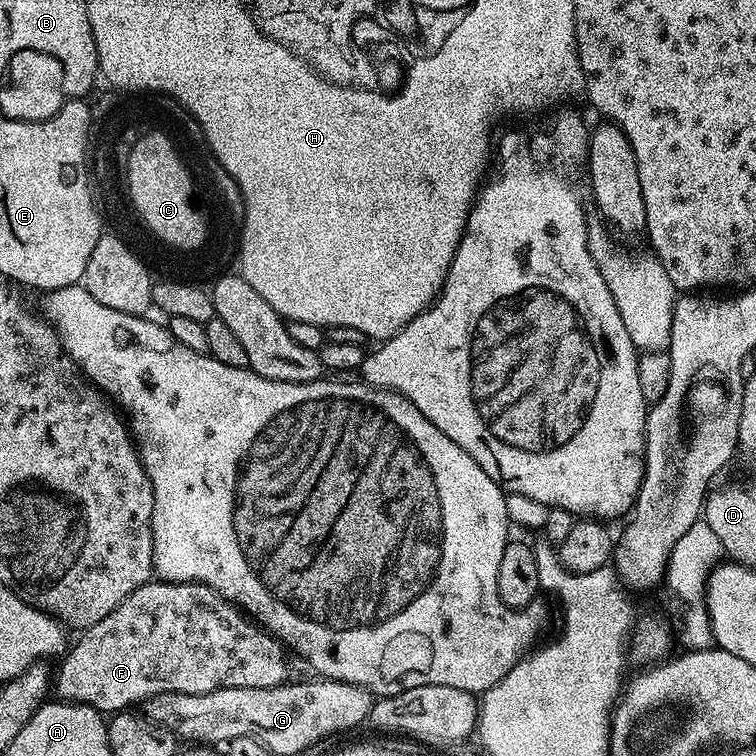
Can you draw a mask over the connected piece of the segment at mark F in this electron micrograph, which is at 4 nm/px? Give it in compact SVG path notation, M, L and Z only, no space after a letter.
M153 579L144 584L130 598L126 598L102 622L94 622L94 626L83 629L75 637L74 643L69 647L66 653L66 661L60 669L54 672L54 692L57 692L61 701L69 704L85 704L94 710L105 714L115 714L131 709L133 706L143 705L145 700L154 698L158 694L210 694L210 690L219 688L273 688L279 684L285 683L288 676L288 660L286 649L271 632L260 627L255 620L244 615L235 604L231 604L222 594L218 594L210 586L205 584L195 584L194 582L174 582L173 580Z

